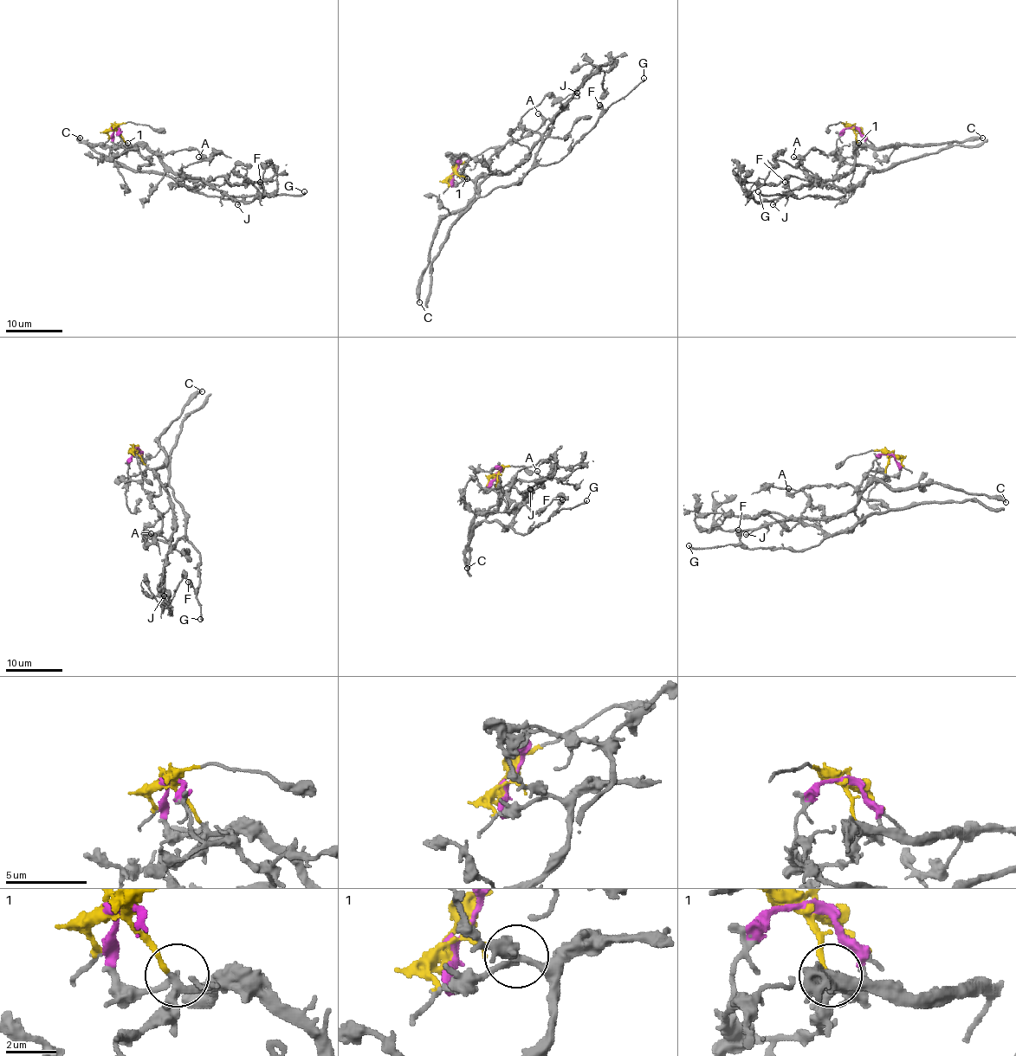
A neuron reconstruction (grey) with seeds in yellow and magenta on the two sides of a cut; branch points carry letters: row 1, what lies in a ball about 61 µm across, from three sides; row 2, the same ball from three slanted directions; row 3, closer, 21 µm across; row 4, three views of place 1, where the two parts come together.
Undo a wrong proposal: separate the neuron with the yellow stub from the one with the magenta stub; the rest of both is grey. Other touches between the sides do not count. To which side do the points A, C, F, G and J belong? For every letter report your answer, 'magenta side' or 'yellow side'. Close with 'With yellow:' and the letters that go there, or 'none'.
A: magenta side
C: yellow side
F: magenta side
G: magenta side
J: yellow side
With yellow: C, J

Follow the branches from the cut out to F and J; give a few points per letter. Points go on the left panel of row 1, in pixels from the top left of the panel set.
F: (114, 129), (126, 149), (136, 149), (150, 163), (141, 170), (172, 176), (198, 193), (258, 198), (260, 182)
J: (114, 129), (130, 146), (147, 146), (178, 176), (200, 178), (240, 202), (236, 204)

